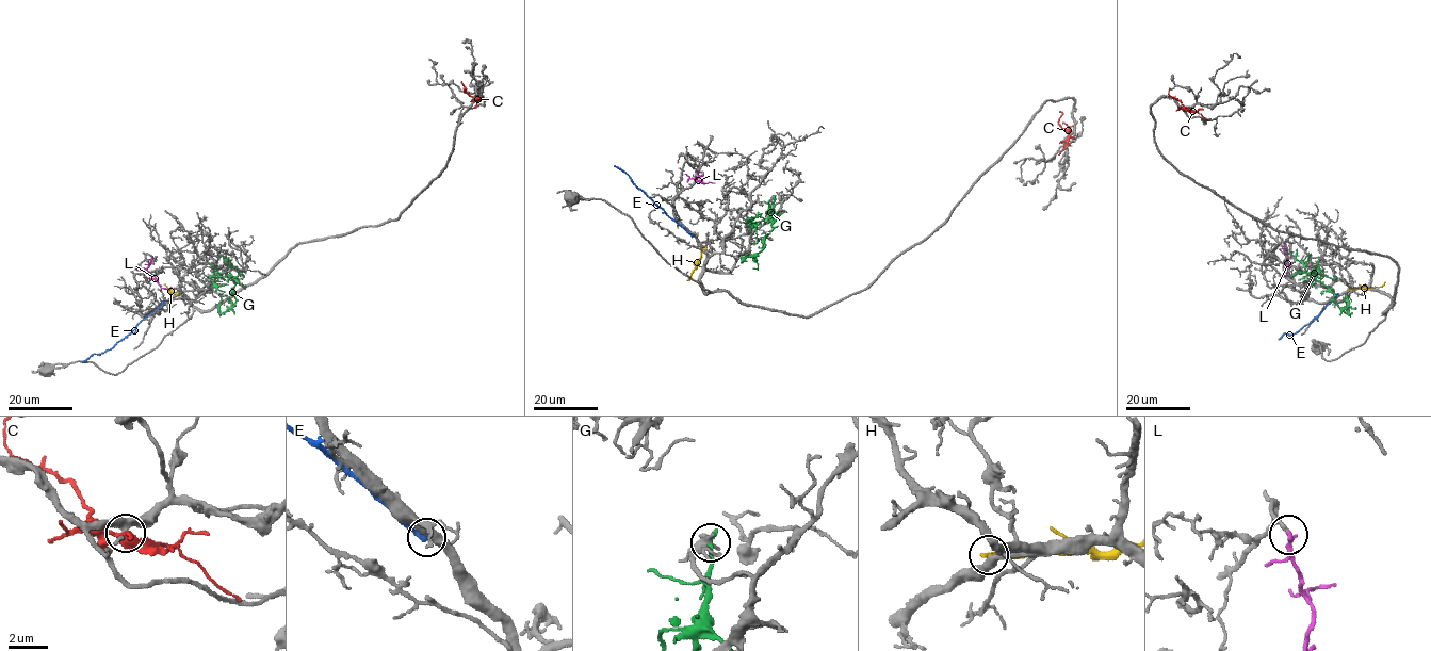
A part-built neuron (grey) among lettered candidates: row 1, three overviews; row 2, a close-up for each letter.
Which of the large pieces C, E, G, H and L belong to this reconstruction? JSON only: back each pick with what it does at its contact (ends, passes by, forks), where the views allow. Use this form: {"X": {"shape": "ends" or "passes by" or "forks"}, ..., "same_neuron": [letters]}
{"L": {"shape": "ends"}, "same_neuron": ["L"]}

